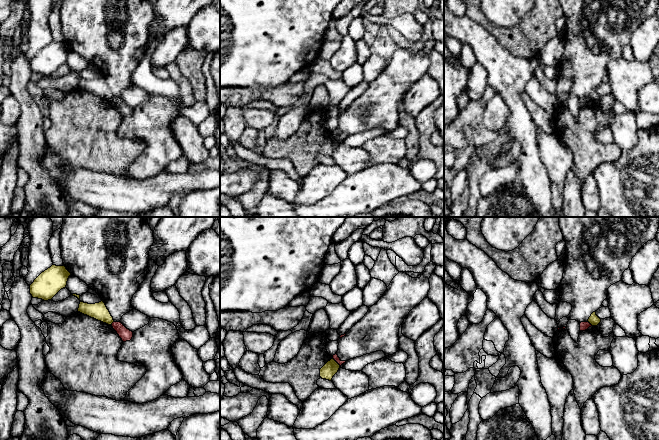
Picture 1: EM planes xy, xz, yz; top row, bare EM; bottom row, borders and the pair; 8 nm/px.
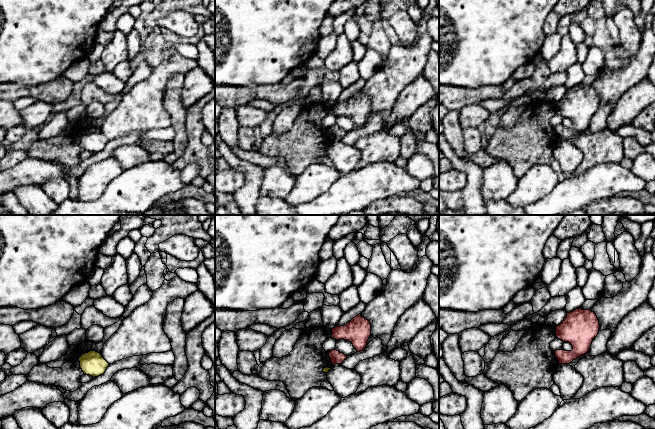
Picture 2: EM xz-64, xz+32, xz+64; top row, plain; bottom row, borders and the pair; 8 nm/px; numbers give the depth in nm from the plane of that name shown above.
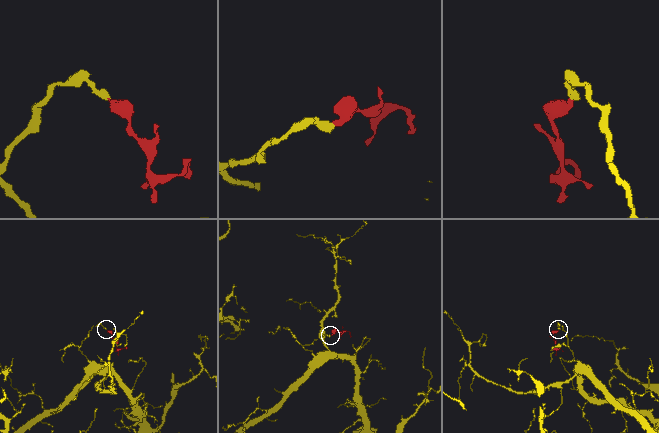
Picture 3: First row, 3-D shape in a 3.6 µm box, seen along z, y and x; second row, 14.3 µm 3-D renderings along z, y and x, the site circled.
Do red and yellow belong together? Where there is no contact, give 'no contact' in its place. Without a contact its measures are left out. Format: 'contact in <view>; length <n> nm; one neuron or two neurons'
contact in xz; length 90 nm; two neurons

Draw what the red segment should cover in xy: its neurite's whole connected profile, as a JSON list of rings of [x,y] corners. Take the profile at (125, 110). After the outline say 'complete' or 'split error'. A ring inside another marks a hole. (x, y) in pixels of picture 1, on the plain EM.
[[[113,98],[111,102],[123,118],[130,117],[132,115],[133,108],[127,105],[121,98]]] | complete

